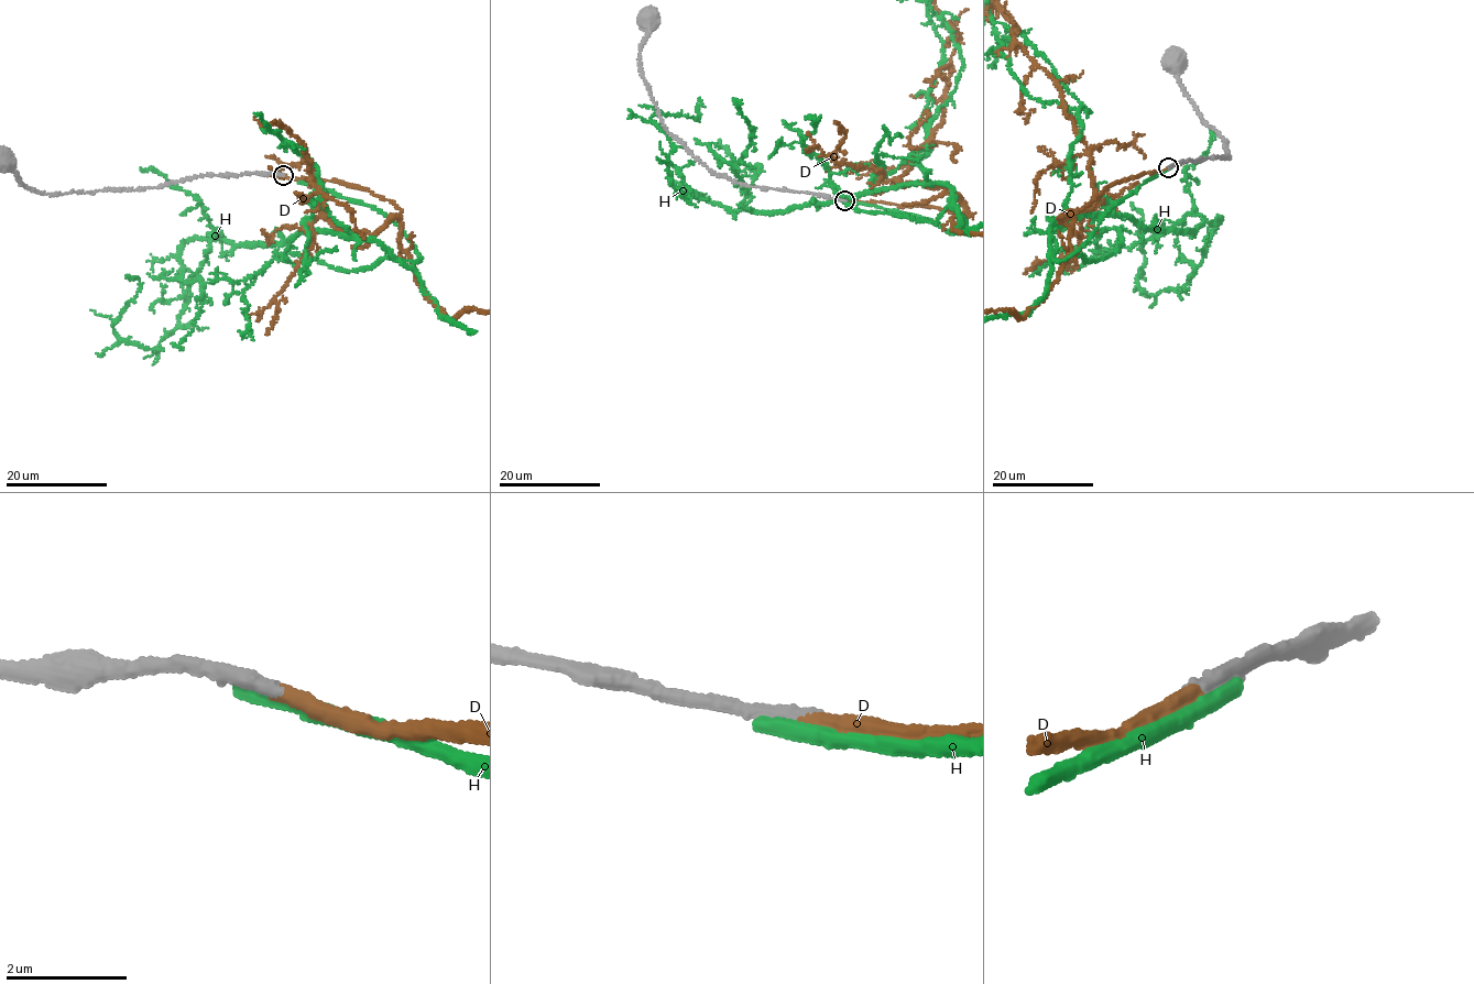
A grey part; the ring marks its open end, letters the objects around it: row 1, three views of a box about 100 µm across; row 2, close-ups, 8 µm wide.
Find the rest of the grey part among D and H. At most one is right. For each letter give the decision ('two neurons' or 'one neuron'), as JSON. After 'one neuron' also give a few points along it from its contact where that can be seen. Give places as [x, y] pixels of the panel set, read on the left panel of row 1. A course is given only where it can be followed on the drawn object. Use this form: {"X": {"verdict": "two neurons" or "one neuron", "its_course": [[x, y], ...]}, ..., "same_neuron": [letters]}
{"D": {"verdict": "one neuron"}, "H": {"verdict": "two neurons"}, "same_neuron": ["D"]}

